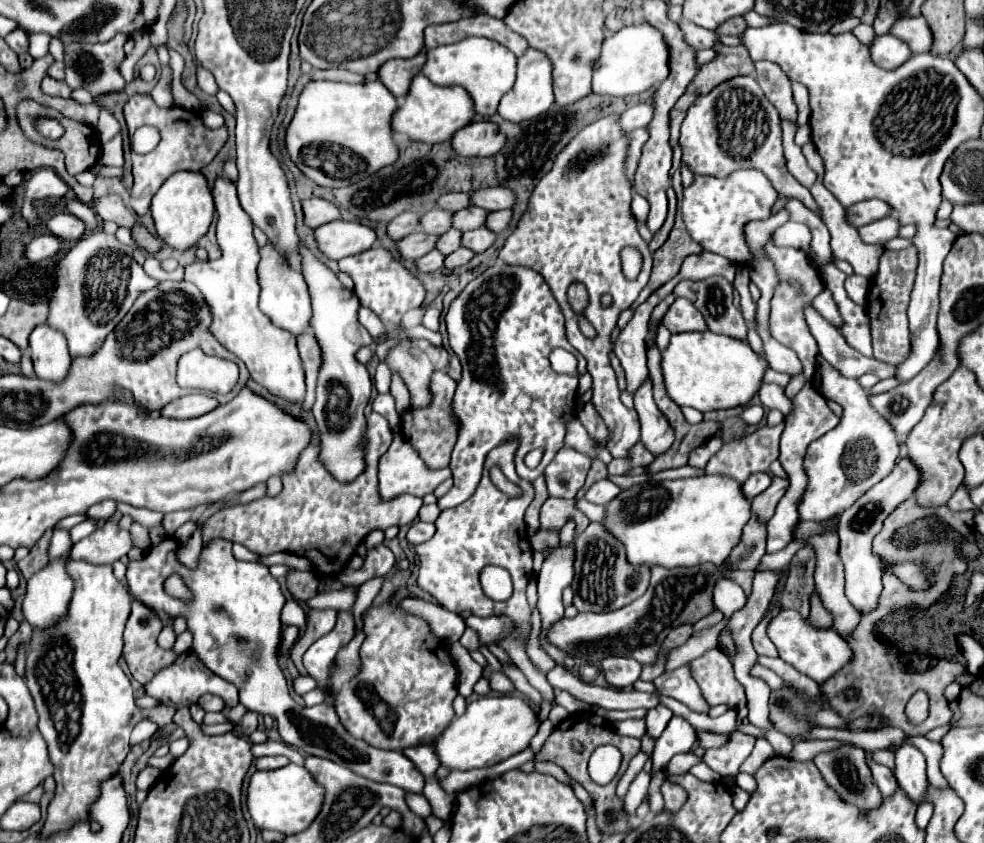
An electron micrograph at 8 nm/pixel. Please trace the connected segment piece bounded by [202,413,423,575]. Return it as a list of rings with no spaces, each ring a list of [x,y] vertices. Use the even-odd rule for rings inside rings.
[[[370,413],[368,415],[368,445],[366,445],[366,469],[360,477],[356,477],[352,483],[338,483],[336,479],[330,477],[330,473],[320,465],[318,461],[318,445],[310,443],[302,453],[300,459],[296,461],[296,467],[288,473],[282,475],[282,491],[276,497],[262,497],[256,499],[252,503],[244,503],[244,505],[236,505],[236,507],[226,507],[218,513],[214,513],[210,519],[204,521],[202,527],[202,535],[204,535],[204,543],[208,543],[214,537],[222,537],[228,539],[232,543],[240,543],[246,549],[260,553],[260,555],[270,555],[270,553],[278,553],[278,551],[290,551],[302,557],[308,557],[314,565],[316,571],[320,575],[336,575],[340,573],[348,559],[352,557],[352,553],[356,551],[358,543],[366,537],[368,531],[372,529],[386,529],[390,525],[408,525],[416,519],[416,515],[423,505],[422,498],[409,494],[400,495],[390,501],[380,501],[378,497],[378,459],[388,451],[388,447],[392,445],[392,429],[388,425],[388,421],[378,415],[378,413]]]

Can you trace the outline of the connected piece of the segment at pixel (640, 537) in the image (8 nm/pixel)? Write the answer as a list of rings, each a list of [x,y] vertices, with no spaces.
[[[702,475],[702,477],[690,477],[690,479],[664,479],[664,481],[650,479],[646,483],[622,489],[620,495],[616,495],[616,499],[612,499],[612,503],[606,505],[606,517],[602,519],[602,523],[604,523],[604,527],[608,527],[608,531],[612,531],[612,535],[616,535],[616,539],[620,539],[620,543],[624,543],[628,563],[648,565],[648,567],[662,565],[662,567],[672,569],[672,567],[692,567],[692,565],[700,565],[700,563],[708,563],[708,561],[722,565],[724,559],[730,555],[732,547],[736,547],[736,543],[740,541],[742,527],[748,523],[748,519],[750,519],[750,501],[742,495],[740,483],[736,483],[734,479],[728,479],[728,477],[720,477],[720,475]]]

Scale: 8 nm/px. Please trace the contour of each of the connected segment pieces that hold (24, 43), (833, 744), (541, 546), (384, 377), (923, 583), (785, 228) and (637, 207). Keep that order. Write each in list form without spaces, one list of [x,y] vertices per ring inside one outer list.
[[[18,27],[18,29],[14,29],[12,33],[8,33],[6,37],[4,37],[4,41],[8,43],[8,47],[14,51],[14,53],[18,53],[18,55],[22,55],[22,53],[26,53],[28,51],[28,31],[24,31],[22,27]]]
[[[811,740],[796,743],[790,753],[790,758],[796,761],[810,761],[821,752],[836,750],[847,742],[838,740]]]
[[[540,529],[536,535],[530,537],[530,545],[534,551],[544,551],[548,547],[556,547],[560,543],[558,539],[558,531],[548,531],[548,529]]]
[[[380,363],[378,369],[376,369],[376,375],[374,375],[374,385],[378,389],[378,393],[386,393],[390,389],[390,369]]]
[[[902,563],[900,567],[896,567],[896,575],[910,587],[914,589],[924,589],[928,587],[928,581],[922,575],[922,569],[918,563]]]
[[[788,221],[774,231],[774,243],[784,247],[796,247],[800,251],[810,251],[810,229],[804,223]]]
[[[634,193],[634,197],[632,197],[632,213],[634,213],[642,223],[646,222],[646,215],[648,215],[649,209],[648,201],[646,201],[642,195]]]

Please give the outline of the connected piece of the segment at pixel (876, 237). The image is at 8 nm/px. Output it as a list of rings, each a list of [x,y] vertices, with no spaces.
[[[884,217],[884,219],[878,219],[876,223],[868,223],[868,225],[860,227],[858,233],[864,243],[884,245],[888,239],[898,235],[898,229],[900,229],[900,225],[894,217]]]

